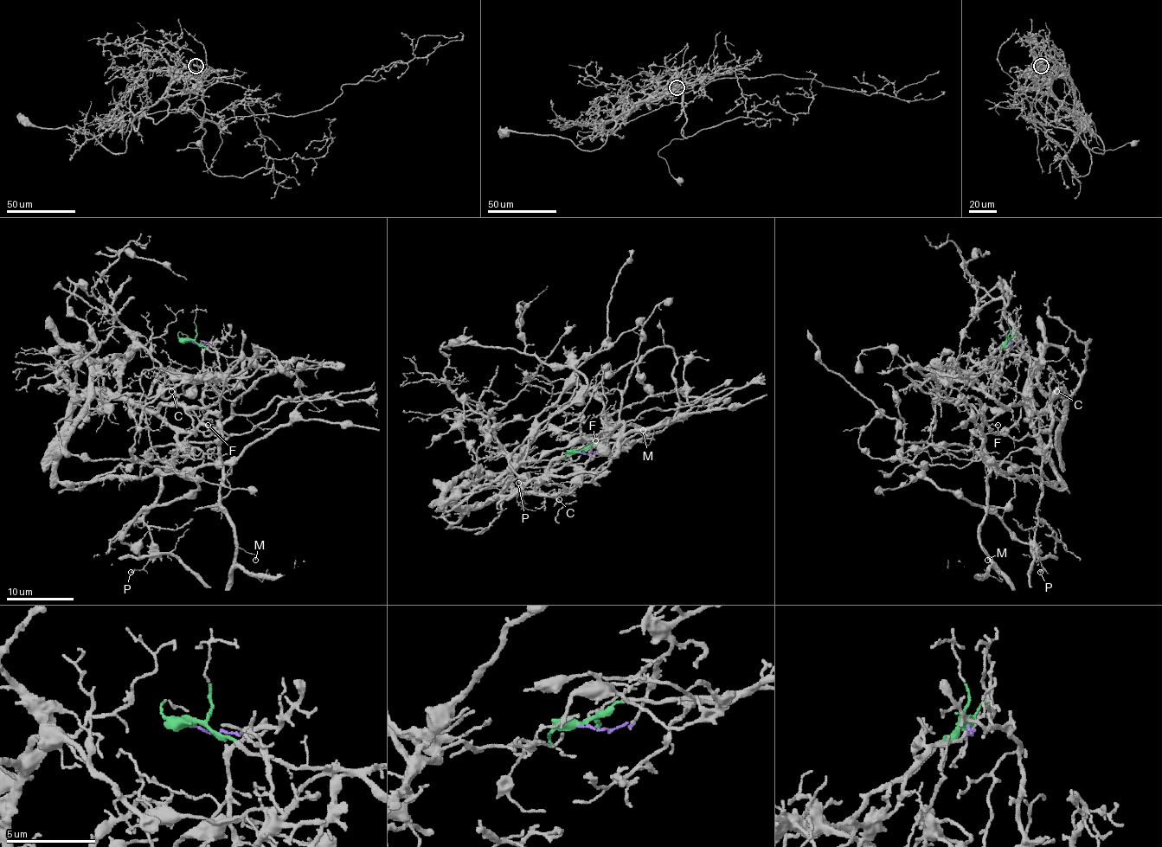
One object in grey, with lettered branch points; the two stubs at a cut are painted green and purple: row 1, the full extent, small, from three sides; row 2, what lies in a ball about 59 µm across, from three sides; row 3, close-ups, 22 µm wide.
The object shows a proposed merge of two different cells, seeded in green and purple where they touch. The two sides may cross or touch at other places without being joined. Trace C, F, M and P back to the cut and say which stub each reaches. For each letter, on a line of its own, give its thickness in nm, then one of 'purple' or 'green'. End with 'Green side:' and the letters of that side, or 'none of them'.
C: 80 nm thick; purple
F: 70 nm thick; green
M: 80 nm thick; green
P: 140 nm thick; purple
Green side: F, M

